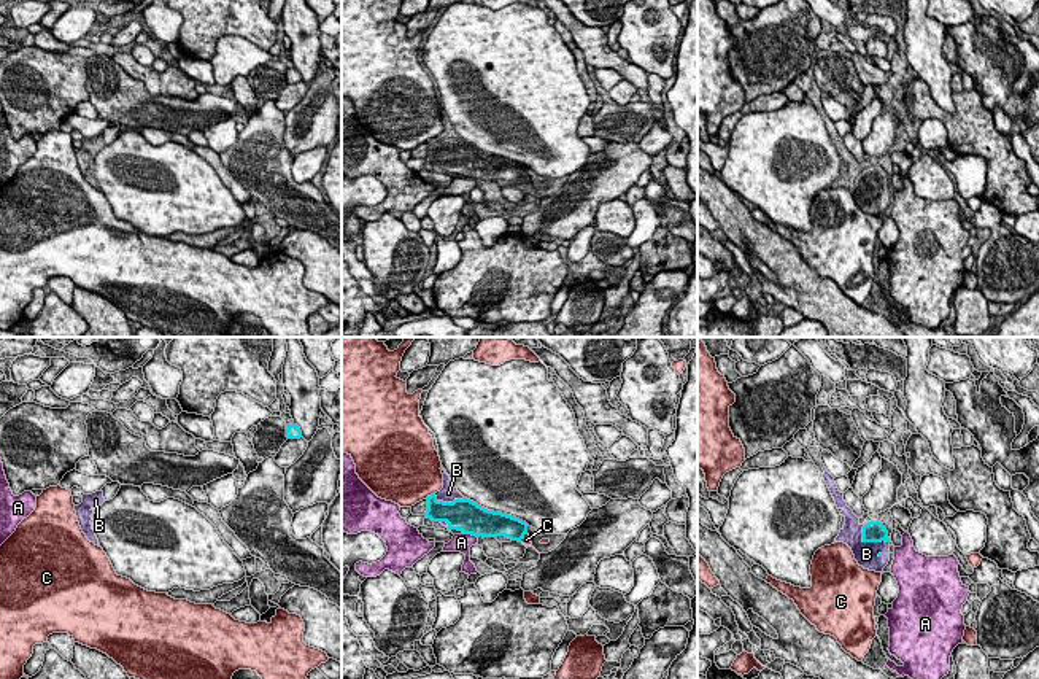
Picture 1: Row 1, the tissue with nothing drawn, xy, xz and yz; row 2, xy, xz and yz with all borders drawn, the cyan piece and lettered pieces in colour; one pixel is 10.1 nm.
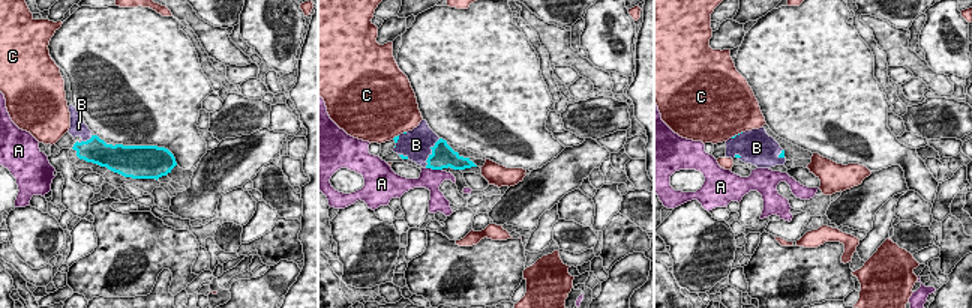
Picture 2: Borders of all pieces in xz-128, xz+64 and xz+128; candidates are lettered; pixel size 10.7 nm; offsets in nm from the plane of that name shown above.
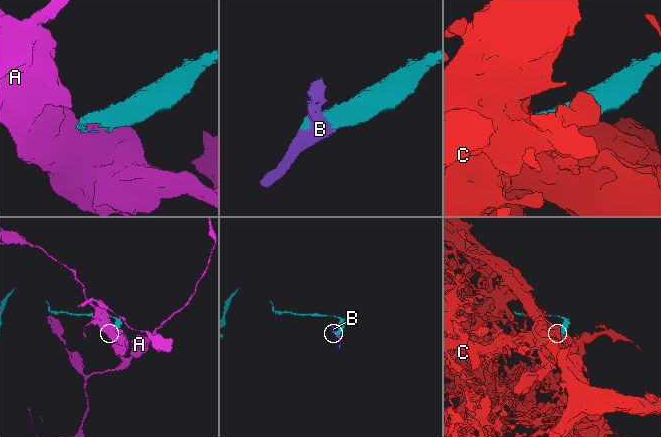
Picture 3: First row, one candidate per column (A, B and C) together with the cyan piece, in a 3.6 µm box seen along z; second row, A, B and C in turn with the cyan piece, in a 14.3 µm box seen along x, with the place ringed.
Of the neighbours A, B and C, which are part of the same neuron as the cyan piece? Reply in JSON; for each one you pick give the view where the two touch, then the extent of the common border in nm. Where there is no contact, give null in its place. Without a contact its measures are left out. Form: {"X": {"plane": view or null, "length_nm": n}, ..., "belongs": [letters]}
{"B": {"plane": "yz", "length_nm": 340}, "belongs": ["B"]}

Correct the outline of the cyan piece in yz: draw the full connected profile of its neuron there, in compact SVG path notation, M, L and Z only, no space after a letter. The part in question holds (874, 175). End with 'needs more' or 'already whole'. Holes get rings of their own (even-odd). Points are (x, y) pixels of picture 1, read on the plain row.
M825 114L823 122L836 145L840 159L845 161L845 169L840 173L836 186L847 188L859 210L869 215L882 216L890 205L890 181L882 165L869 165L861 169L859 162L844 145L844 137L839 135L834 121Z; needs more

